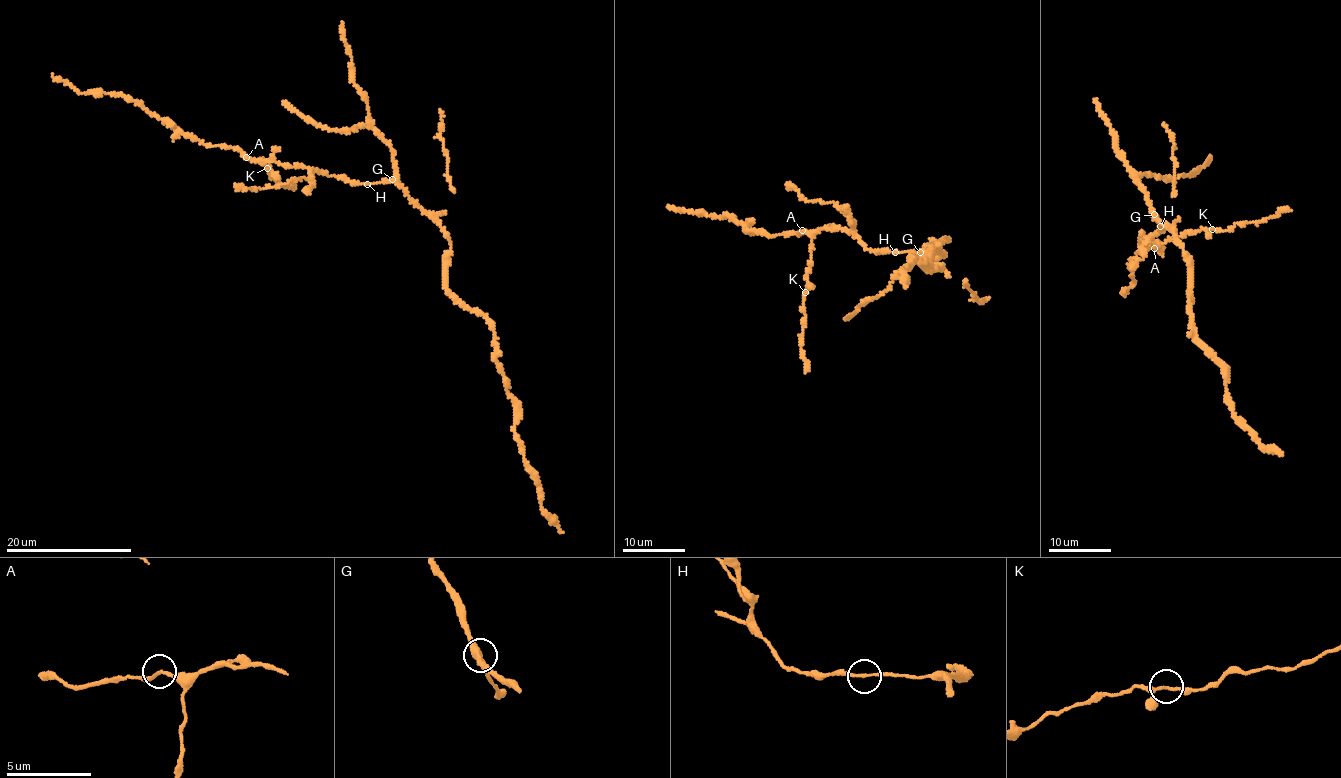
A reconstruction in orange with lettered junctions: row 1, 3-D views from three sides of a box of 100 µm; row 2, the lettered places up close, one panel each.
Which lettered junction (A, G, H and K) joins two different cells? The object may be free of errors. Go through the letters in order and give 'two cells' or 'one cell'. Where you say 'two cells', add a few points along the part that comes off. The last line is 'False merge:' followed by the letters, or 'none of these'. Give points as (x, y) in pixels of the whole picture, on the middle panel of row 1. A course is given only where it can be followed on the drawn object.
A: one cell
G: one cell
H: one cell
K: one cell
False merge: none of these

